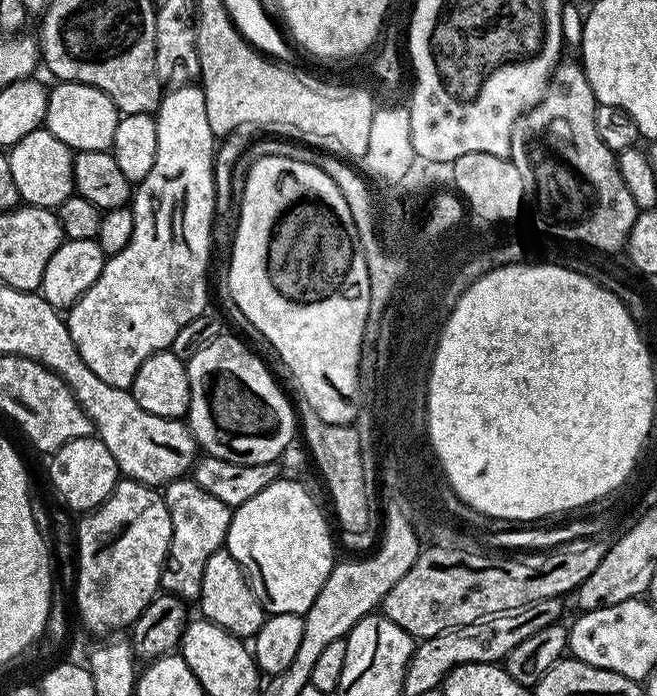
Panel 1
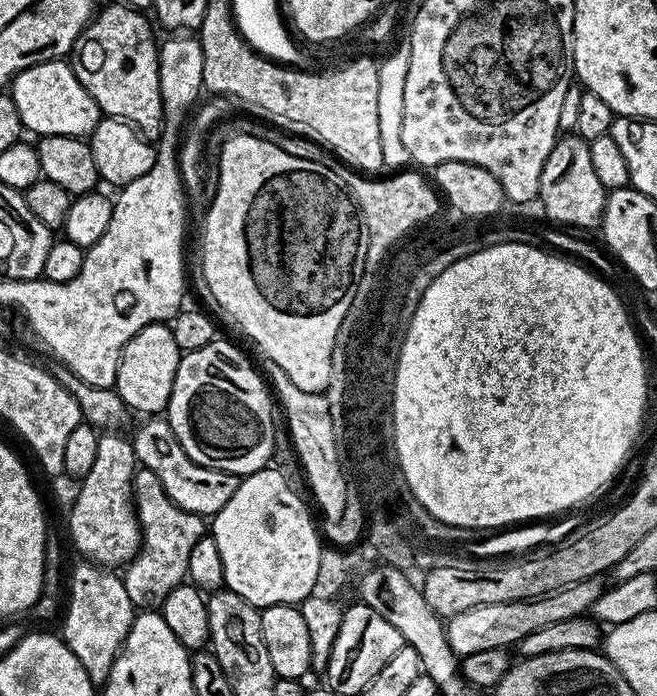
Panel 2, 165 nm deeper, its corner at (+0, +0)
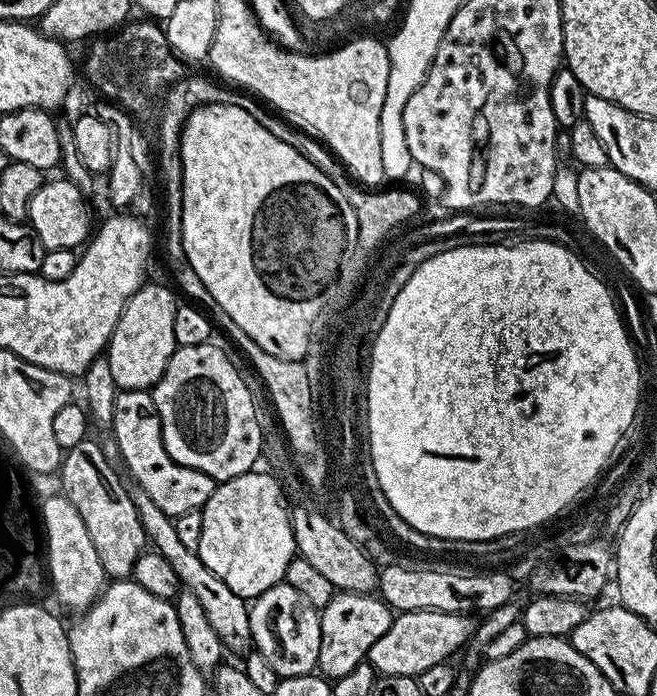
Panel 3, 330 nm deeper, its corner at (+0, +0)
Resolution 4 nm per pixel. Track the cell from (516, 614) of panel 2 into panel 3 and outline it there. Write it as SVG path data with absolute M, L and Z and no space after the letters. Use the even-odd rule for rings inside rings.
M414 610L399 613L393 619L390 630L374 642L368 651L367 663L380 676L414 676L419 678L422 670L451 661L452 655L460 647L471 641L477 621L471 615L459 612L435 612L434 610Z

